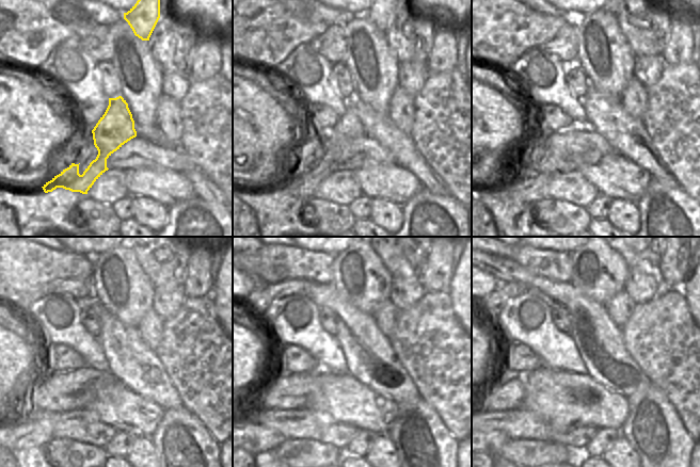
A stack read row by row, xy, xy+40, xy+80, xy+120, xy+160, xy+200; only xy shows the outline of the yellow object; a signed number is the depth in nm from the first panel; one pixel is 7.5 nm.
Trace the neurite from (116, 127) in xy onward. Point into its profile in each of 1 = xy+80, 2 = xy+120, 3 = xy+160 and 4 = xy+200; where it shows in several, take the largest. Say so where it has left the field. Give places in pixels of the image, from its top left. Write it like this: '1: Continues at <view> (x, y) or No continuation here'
1: Continues at xy+80 (531, 189)
2: Continues at xy+120 (36, 432)
3: Continues at xy+160 (254, 438)
4: Continues at xy+200 (493, 440)

